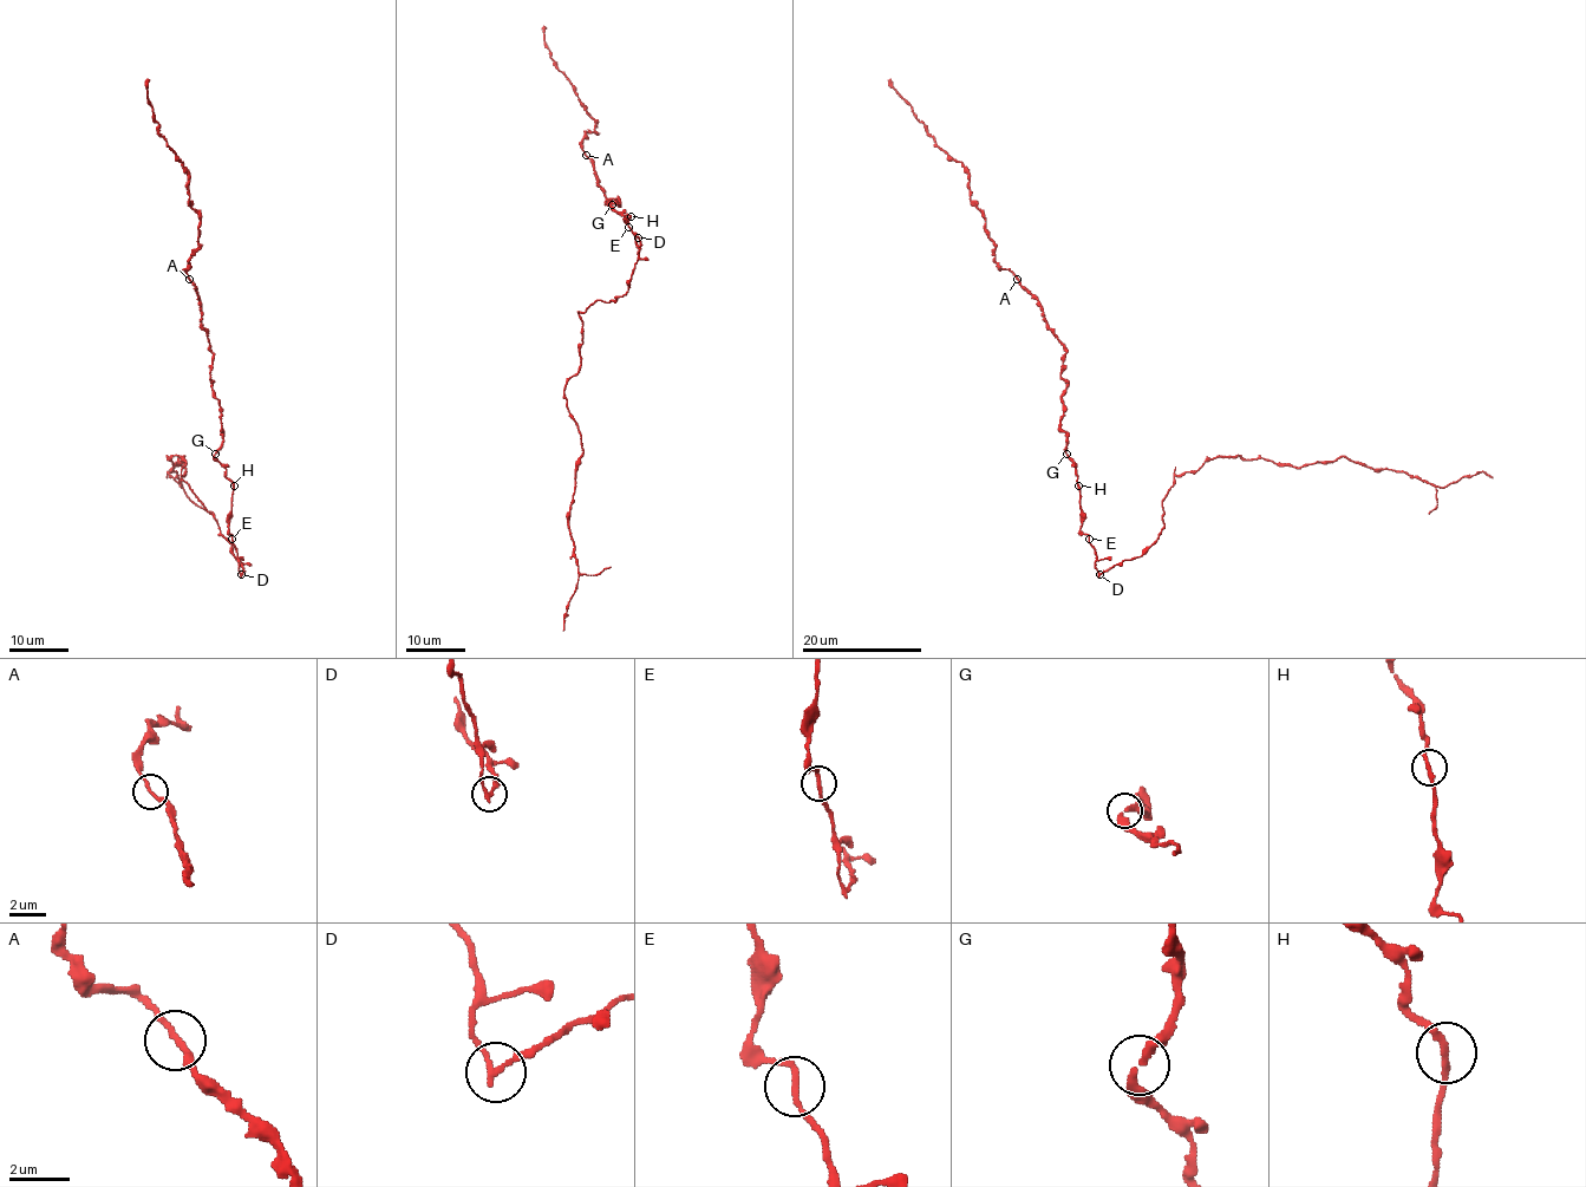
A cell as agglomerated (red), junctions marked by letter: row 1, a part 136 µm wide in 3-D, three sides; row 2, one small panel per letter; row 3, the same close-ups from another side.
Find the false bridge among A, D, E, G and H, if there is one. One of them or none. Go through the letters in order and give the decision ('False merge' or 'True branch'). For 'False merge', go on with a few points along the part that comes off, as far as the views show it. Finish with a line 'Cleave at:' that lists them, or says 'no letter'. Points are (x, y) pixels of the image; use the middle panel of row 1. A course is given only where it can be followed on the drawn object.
A: True branch
D: False merge. Course of the part to remove: (638, 237), (628, 289), (578, 312), (581, 367), (565, 387), (582, 455), (569, 512), (578, 584), (563, 630)
E: True branch
G: True branch
H: True branch
Cleave at: D

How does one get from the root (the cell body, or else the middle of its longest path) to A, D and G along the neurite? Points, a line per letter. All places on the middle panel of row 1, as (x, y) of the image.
A: (627, 222), (628, 215), (611, 206), (620, 200), (606, 201), (586, 155)
D: (627, 222), (638, 237)
G: (627, 222), (626, 217), (627, 221), (631, 216), (618, 213), (612, 204)

